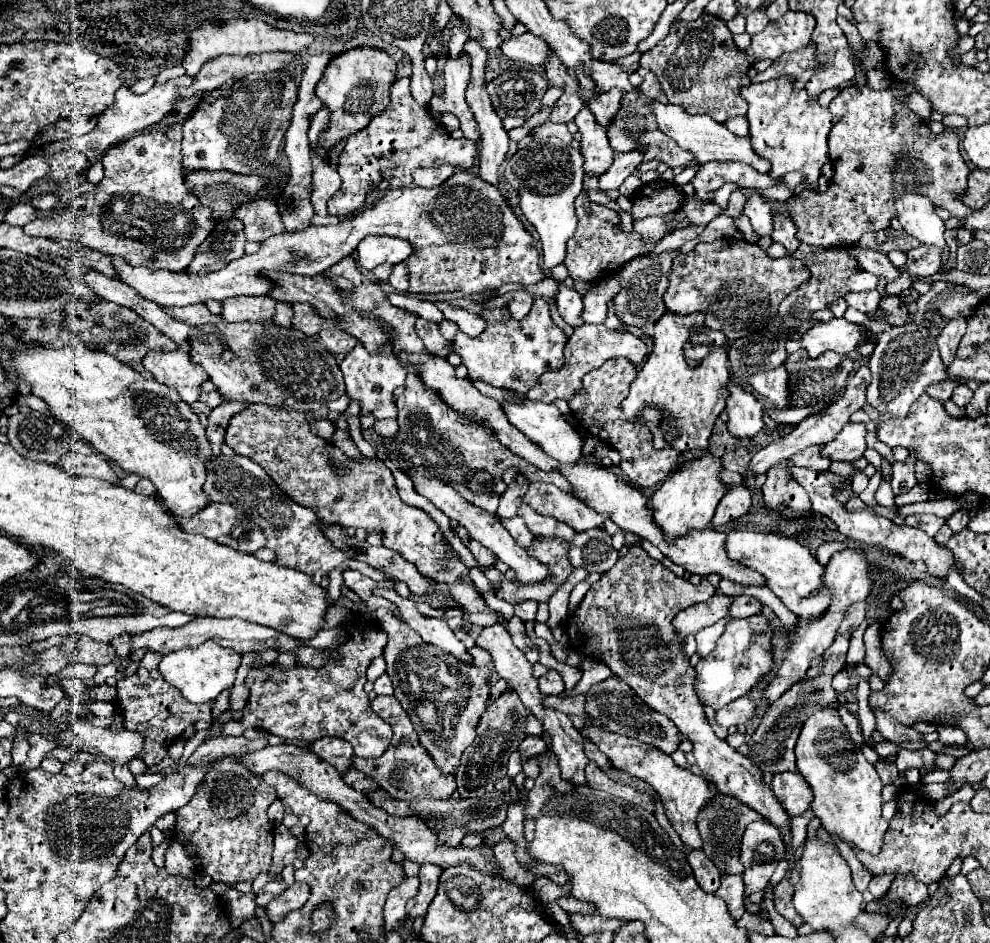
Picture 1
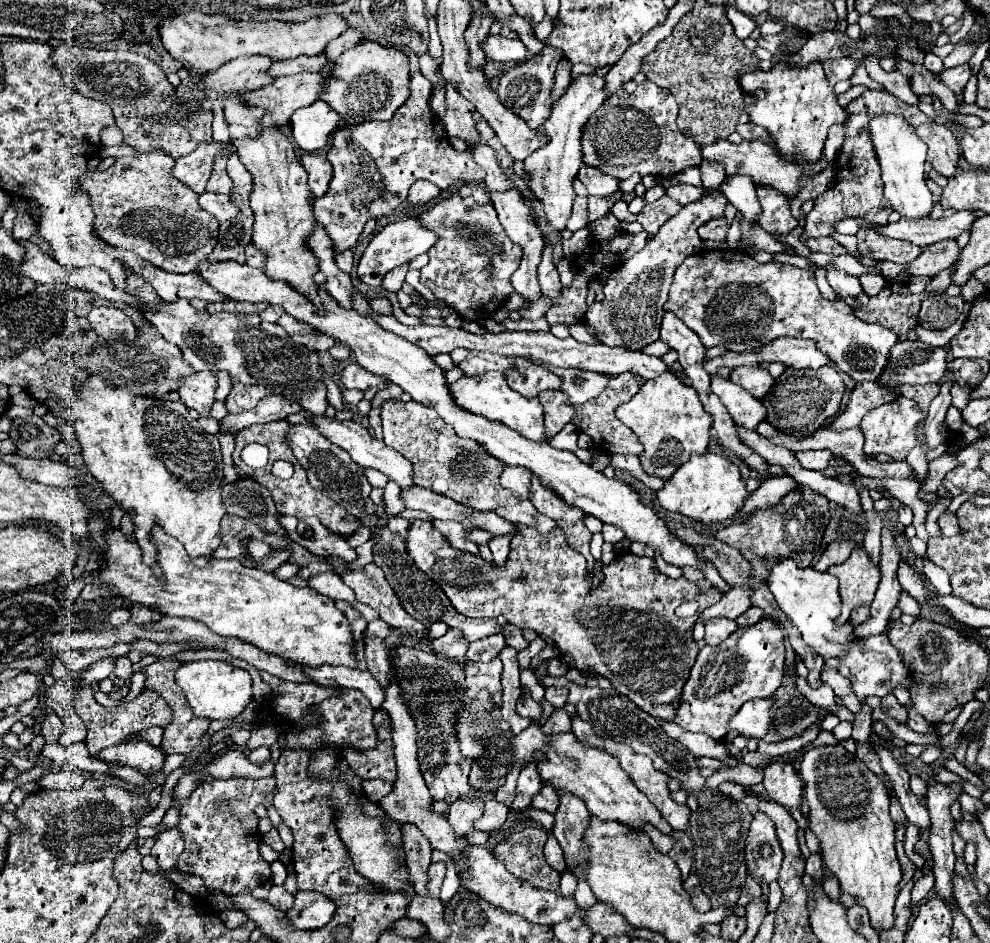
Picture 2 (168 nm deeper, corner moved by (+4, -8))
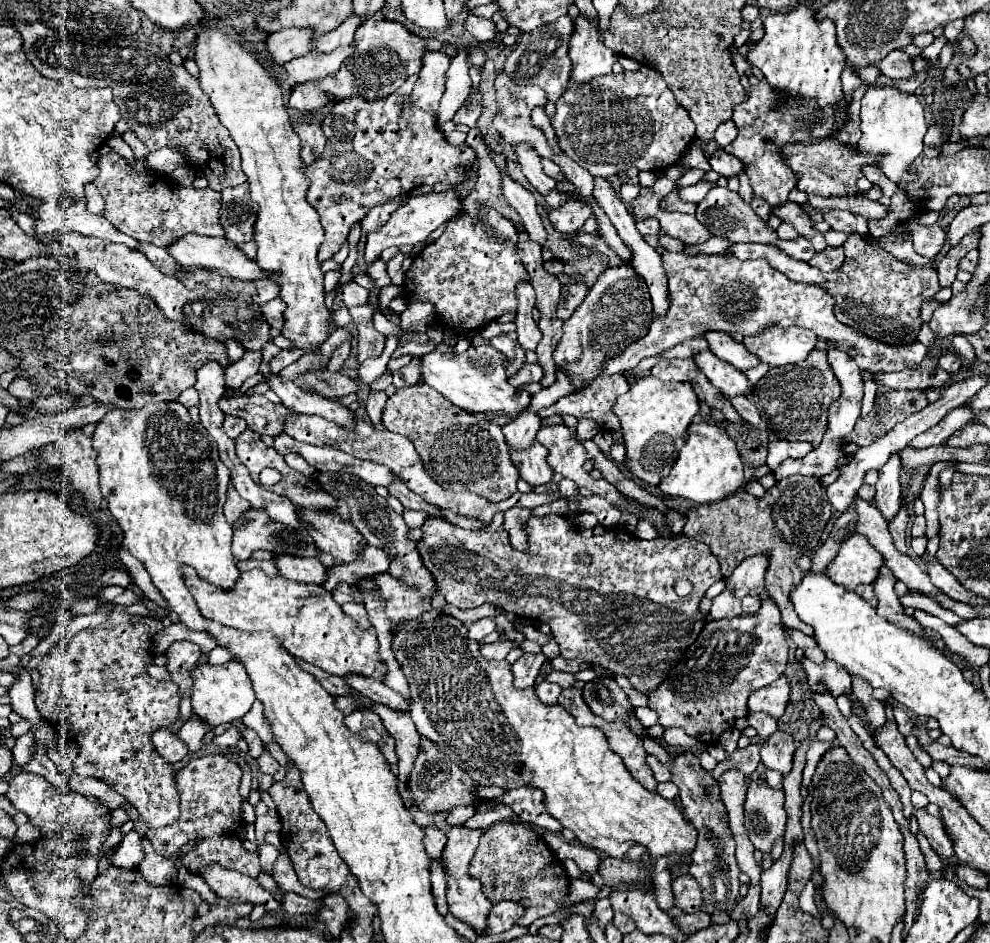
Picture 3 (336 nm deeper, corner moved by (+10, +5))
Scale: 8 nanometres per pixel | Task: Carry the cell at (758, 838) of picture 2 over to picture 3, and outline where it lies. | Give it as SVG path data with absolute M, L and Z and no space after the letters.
M759 781L749 783L745 799L745 829L751 843L761 853L771 853L773 841L785 835L787 813L783 801L783 791L775 791Z

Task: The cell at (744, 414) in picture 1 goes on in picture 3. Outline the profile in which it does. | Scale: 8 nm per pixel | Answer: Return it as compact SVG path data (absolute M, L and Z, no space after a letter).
M711 351L697 353L695 355L695 363L705 373L705 377L709 379L709 383L715 385L725 397L733 399L737 395L751 393L751 387L749 387L749 381L745 377L745 373L739 371L739 369L735 369L733 365L721 361Z

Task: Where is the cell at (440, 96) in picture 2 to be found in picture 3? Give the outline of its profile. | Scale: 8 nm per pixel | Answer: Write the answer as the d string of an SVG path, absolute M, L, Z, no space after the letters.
M459 53L445 75L445 93L441 97L439 105L439 119L447 117L453 119L457 109L463 105L465 97L471 93L471 77L469 77L469 65L463 53Z

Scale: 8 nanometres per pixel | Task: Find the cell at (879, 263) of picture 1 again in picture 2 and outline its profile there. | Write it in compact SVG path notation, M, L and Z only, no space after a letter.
M831 236L827 238L809 238L805 240L805 246L811 250L811 252L823 252L823 254L831 254L831 256L839 256L839 254L845 254L847 250L837 242L833 240Z

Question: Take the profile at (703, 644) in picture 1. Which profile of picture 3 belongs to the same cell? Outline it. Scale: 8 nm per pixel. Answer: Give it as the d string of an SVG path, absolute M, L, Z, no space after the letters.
M723 591L713 599L711 619L731 619L741 615L741 601L731 595L731 591Z

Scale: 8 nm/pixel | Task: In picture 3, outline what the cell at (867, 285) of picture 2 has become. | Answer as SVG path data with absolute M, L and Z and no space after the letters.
M831 209L829 213L823 215L825 221L831 225L833 231L841 231L841 233L851 233L851 231L865 231L867 227L861 227L861 225L867 225L867 221L863 217L857 217L849 211L837 211L837 209Z

